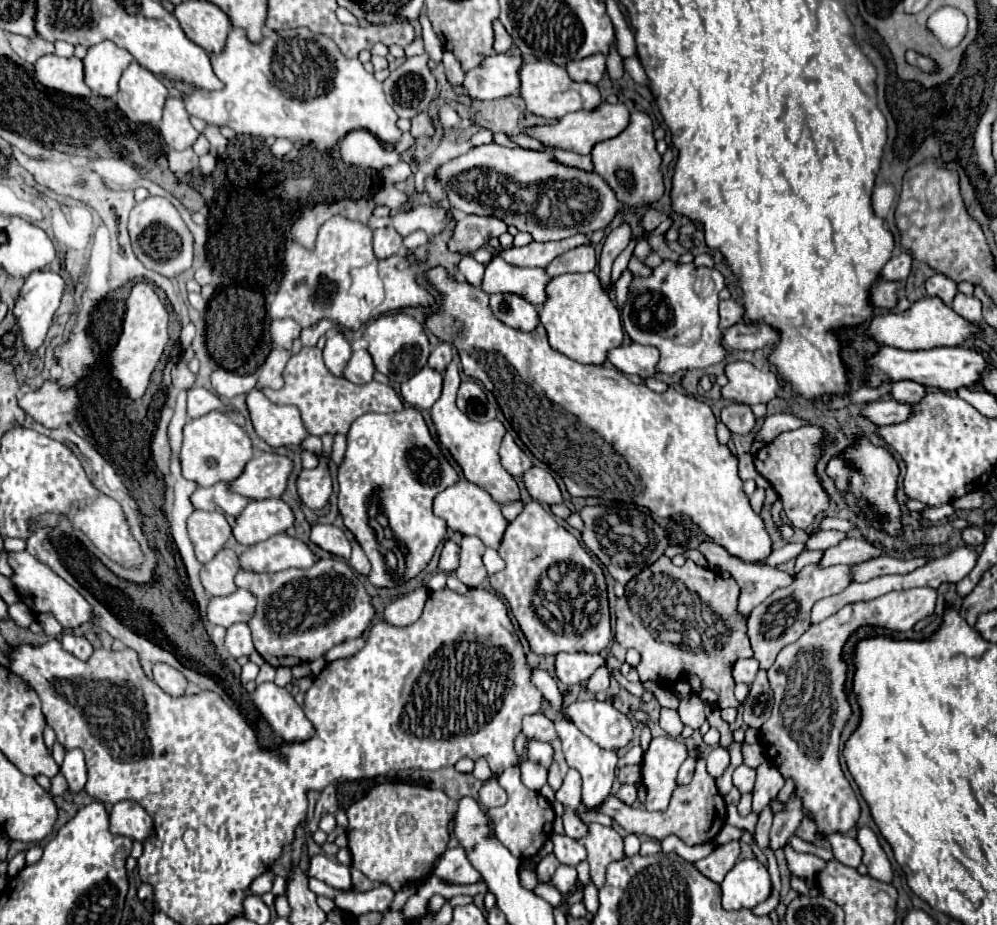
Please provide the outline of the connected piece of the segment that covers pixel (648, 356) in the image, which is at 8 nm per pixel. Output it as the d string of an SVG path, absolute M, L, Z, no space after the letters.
M624 341L620 347L608 351L608 361L626 375L652 377L656 375L654 367L658 363L658 349L638 345L634 341Z

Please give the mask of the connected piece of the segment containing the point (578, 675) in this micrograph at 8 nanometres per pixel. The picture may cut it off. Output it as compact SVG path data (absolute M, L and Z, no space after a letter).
M558 653L556 655L556 675L564 685L584 683L602 665L604 665L604 659L600 655L590 655L590 653Z

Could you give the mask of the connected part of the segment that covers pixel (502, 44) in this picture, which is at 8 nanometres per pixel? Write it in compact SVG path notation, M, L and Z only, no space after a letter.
M494 21L494 51L496 53L506 53L512 47L512 39L502 27L500 21Z

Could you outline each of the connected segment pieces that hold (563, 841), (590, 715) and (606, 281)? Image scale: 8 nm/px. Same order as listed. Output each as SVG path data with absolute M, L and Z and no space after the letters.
M552 833L550 841L554 843L554 855L558 857L560 863L576 867L580 861L586 859L586 849L582 847L582 843L578 839L572 839L572 837L560 835L560 833Z
M598 699L574 701L570 705L562 705L562 715L566 715L574 725L586 733L594 743L604 749L624 749L632 735L634 725L628 715L620 713L612 707L612 703L604 703Z
M628 223L618 225L606 237L606 243L602 247L602 255L600 255L600 261L598 261L598 269L600 269L598 271L598 279L600 279L600 285L602 285L602 289L606 293L610 293L610 271L612 271L612 263L626 249L626 245L628 245L630 239L632 239L632 227Z

